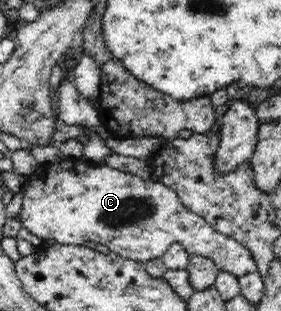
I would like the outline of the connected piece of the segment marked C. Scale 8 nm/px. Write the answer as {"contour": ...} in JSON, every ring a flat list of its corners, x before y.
{"contour":[[73,157,73,167,67,167,67,171,63,169,63,165,59,165,59,167,49,167,47,173,45,167,25,185,25,191,21,191,20,201,22,202,20,211,22,227,45,241,54,239,59,244,82,245,93,242,103,250,139,263,162,258,171,246,178,243,188,255,201,255,203,258,211,259,219,271,227,271,237,279,257,269,247,247,214,231,208,221,187,208,170,187,153,179,144,181,139,176,120,171,106,163,91,165,91,161,83,157,79,163,79,158]]}

